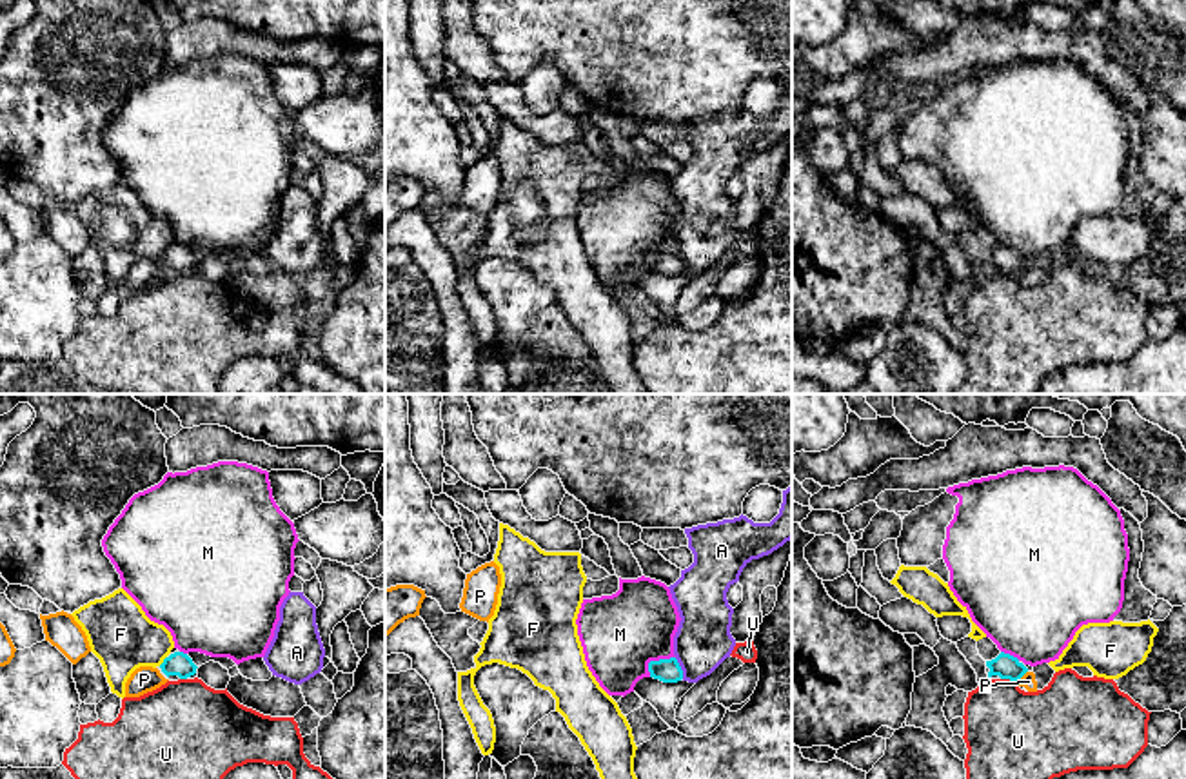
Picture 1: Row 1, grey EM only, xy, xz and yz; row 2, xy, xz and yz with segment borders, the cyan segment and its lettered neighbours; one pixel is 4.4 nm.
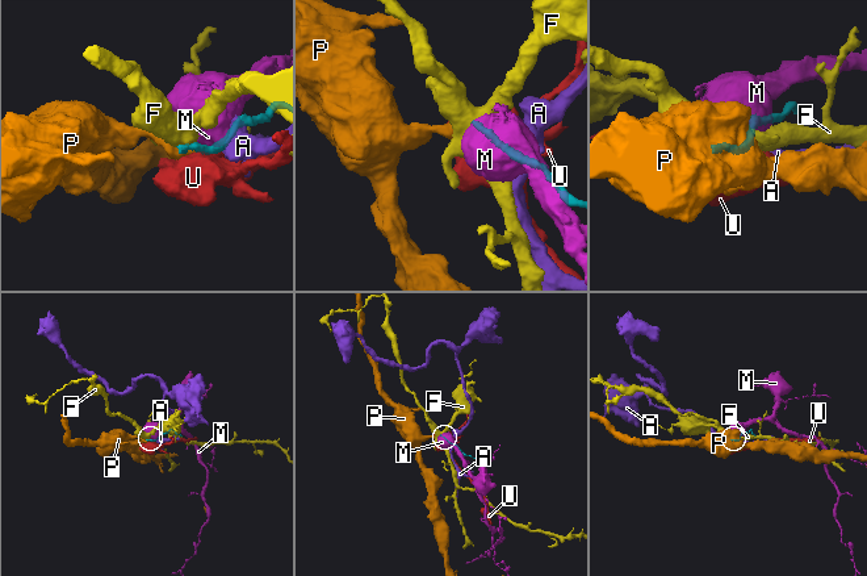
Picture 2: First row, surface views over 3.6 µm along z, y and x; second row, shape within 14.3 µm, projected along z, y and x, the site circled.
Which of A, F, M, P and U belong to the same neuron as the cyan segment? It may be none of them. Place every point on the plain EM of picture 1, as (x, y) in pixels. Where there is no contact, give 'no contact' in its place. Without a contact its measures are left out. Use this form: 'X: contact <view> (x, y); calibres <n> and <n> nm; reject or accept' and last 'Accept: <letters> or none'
A: contact xz (680, 262); calibres 110 and 240 nm; reject
F: contact xy (164, 255); calibres 110 and 280 nm; reject
M: contact xz (654, 255); calibres 110 and 360 nm; reject
P: contact yz (1021, 269); calibres 110 and 70 nm; reject
U: contact yz (1008, 271); calibres 110 and 400 nm; reject
Accept: none

